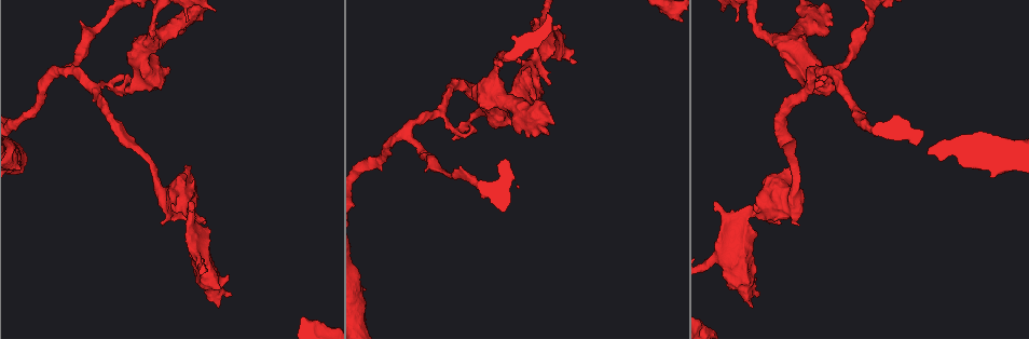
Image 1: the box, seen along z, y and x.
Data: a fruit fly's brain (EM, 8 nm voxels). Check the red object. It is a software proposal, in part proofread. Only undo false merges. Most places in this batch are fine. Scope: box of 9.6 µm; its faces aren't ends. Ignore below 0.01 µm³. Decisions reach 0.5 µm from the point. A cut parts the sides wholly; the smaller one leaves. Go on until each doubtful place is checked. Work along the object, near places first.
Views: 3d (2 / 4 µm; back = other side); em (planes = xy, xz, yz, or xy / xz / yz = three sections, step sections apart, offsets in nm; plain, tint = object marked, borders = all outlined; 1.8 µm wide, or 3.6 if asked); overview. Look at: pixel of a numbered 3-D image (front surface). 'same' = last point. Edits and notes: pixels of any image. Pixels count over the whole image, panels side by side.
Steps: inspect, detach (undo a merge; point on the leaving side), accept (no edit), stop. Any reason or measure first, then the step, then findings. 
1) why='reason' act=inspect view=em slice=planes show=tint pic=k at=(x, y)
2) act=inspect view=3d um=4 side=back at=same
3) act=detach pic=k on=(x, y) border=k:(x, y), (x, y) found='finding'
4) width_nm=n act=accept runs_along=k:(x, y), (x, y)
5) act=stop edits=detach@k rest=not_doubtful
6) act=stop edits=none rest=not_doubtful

why='three arms meet' act=inspect view=3d um=4 pic=1 at=(751, 214)

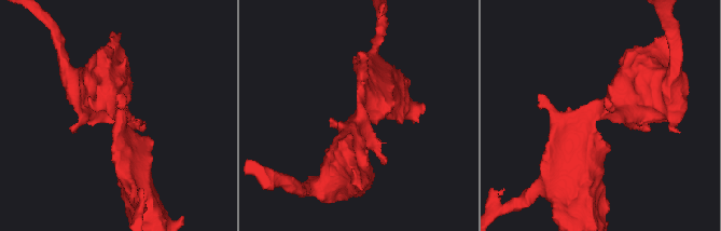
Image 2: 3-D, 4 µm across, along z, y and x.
act=inspect view=em slice=yz step=16 show=plain pic=2 at=(114, 111)

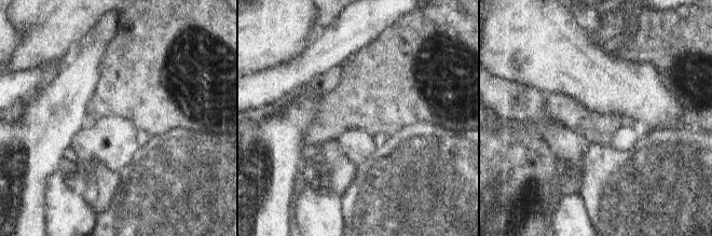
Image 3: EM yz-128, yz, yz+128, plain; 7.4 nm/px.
act=inspect view=em slice=yz step=16 show=tint at=same

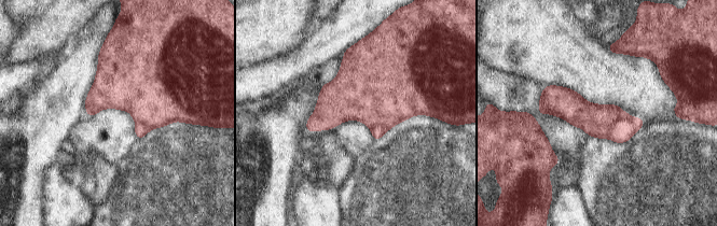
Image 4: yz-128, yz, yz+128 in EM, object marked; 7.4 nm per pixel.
width_nm=130 act=accept found='one neuron here'

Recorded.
why='abrupt turn' act=inspect view=em slice=planes show=tint pic=1 at=(830, 83)

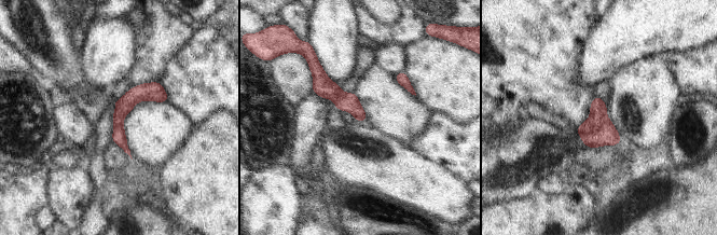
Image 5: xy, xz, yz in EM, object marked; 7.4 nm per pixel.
width_nm=130 act=accept found='all the same neuron'

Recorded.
why='calibre changes' act=inspect view=3d um=4 pic=1 at=(146, 75)

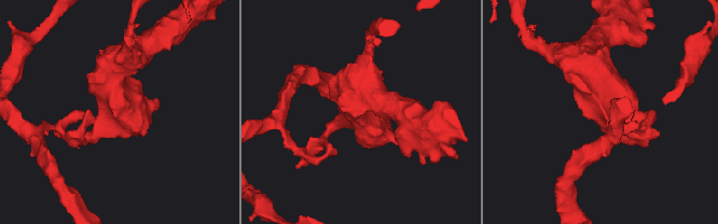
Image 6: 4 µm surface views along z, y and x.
why='now the EM' act=inspect view=em slice=yz step=8 show=tint pic=6 at=(120, 114)

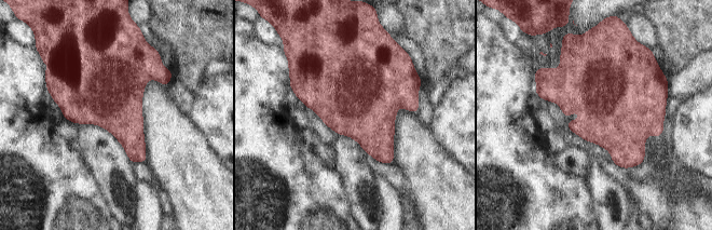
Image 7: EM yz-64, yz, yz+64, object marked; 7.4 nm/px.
why='another direction' act=inspect view=em slice=planes show=tint at=same

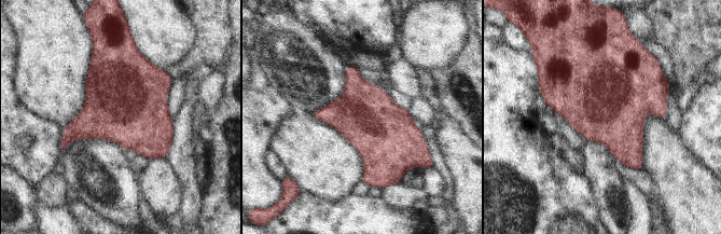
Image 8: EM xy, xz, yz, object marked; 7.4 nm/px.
act=accept found='one neuron here'

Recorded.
why='calibre changes' act=inspect view=em um=3.6 slice=yz step=8 show=tint pic=1 at=(196, 244)

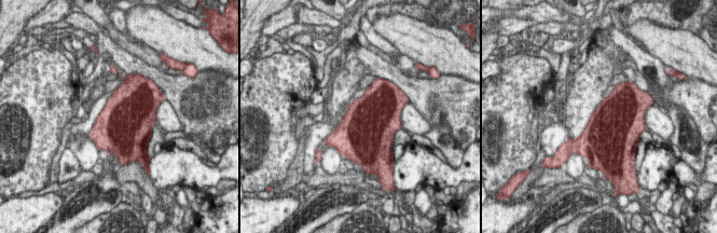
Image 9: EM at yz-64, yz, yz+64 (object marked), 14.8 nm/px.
why='another direction' act=inspect view=em um=3.6 slice=planes show=borders at=same

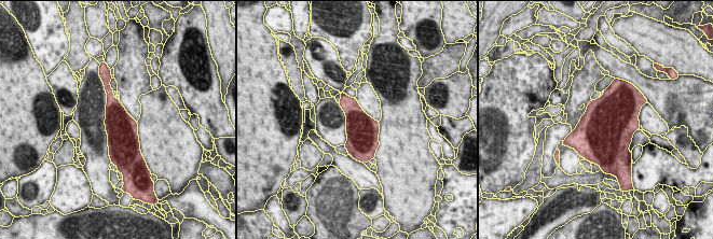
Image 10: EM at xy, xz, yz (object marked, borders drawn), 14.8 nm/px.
act=accept found='all the same neuron'

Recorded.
act=stop edits=none rest=not_doubtful

